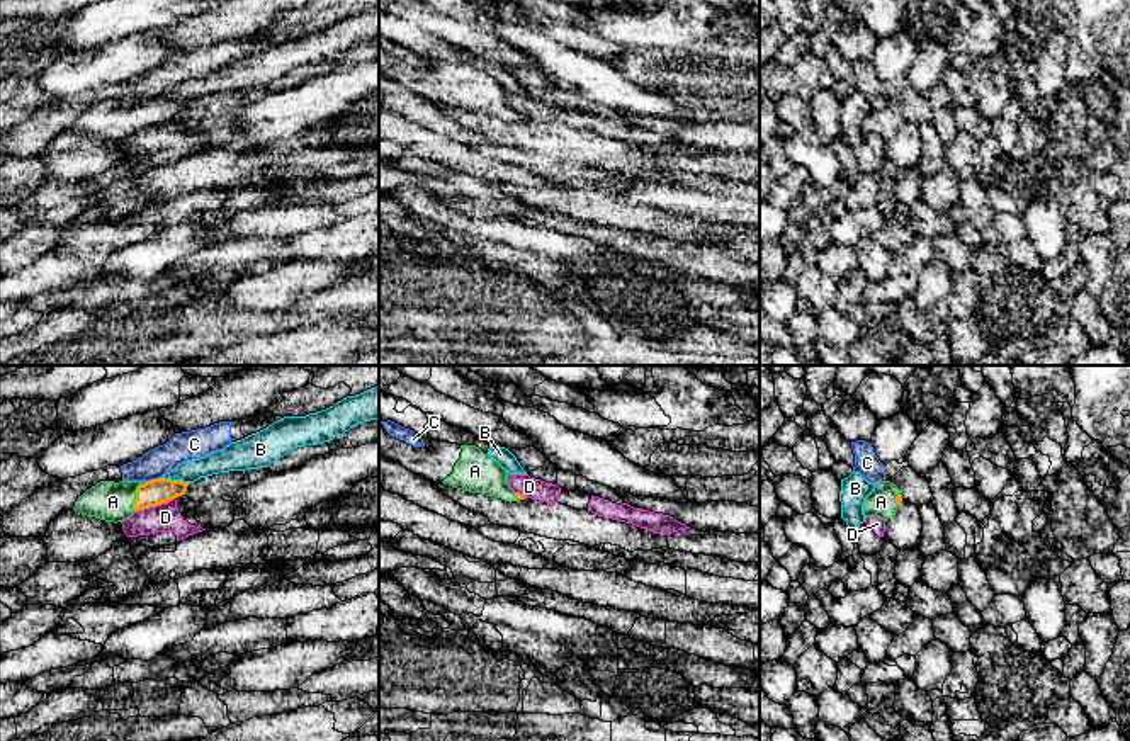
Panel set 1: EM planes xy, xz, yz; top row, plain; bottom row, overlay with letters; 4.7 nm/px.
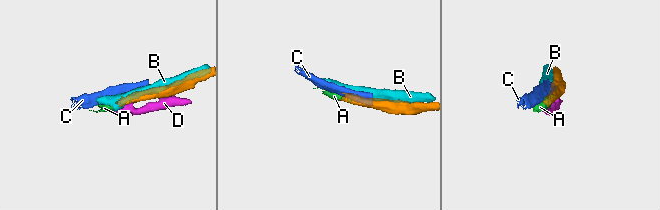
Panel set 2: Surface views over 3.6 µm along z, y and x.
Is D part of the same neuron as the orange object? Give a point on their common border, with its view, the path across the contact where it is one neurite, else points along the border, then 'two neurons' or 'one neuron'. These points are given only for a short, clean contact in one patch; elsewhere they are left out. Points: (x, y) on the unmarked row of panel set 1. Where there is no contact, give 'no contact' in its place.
xy (153, 124) | two neurons

